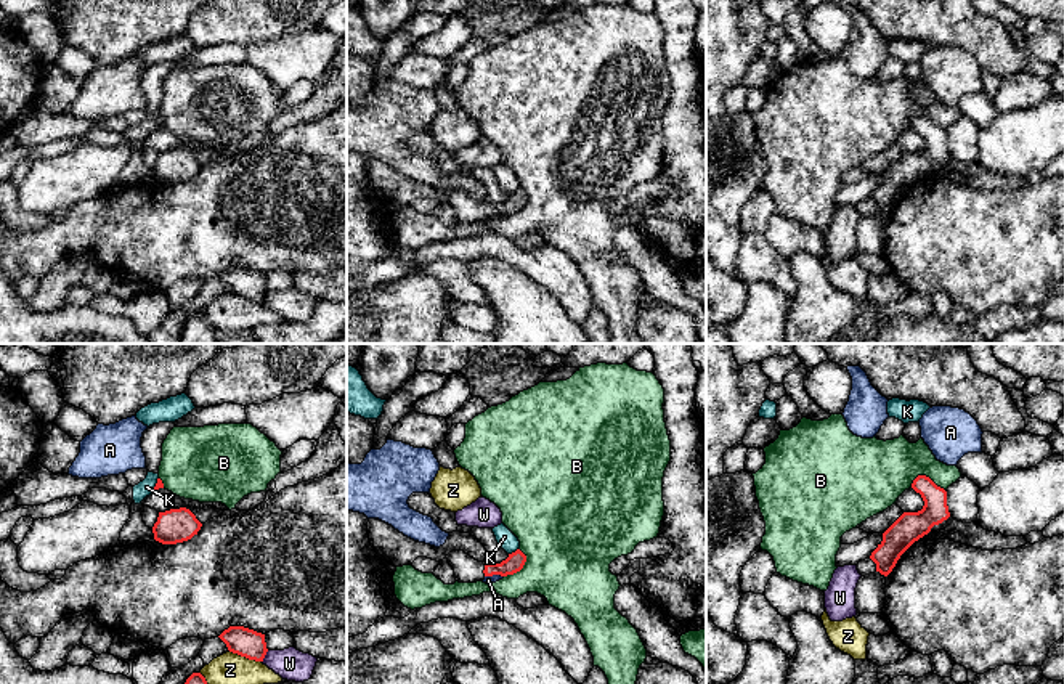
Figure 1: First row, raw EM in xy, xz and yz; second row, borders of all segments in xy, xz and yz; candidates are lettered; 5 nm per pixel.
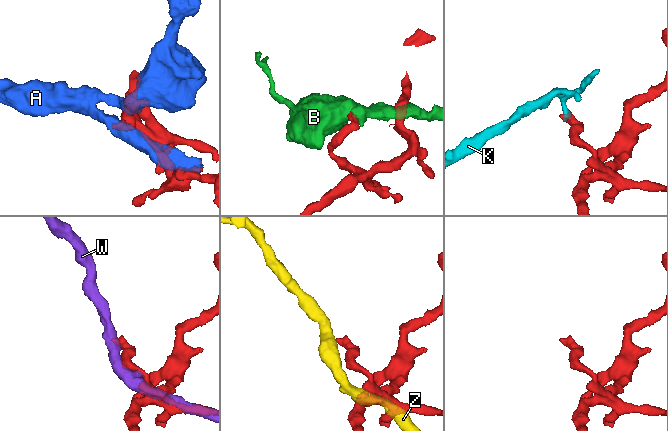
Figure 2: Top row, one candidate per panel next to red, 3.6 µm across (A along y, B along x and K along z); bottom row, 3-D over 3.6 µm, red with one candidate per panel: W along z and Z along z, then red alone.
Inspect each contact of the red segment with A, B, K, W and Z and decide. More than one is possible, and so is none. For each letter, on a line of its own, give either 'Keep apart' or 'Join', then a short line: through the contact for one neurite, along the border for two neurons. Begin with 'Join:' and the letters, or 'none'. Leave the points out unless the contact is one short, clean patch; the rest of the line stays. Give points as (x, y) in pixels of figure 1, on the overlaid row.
Join: none
A: Keep apart
B: Keep apart. Line: yz (910, 484), (918, 476), (928, 476), (944, 490)
K: Keep apart. Line: xz (519, 548), (509, 554)
W: Keep apart
Z: Keep apart

